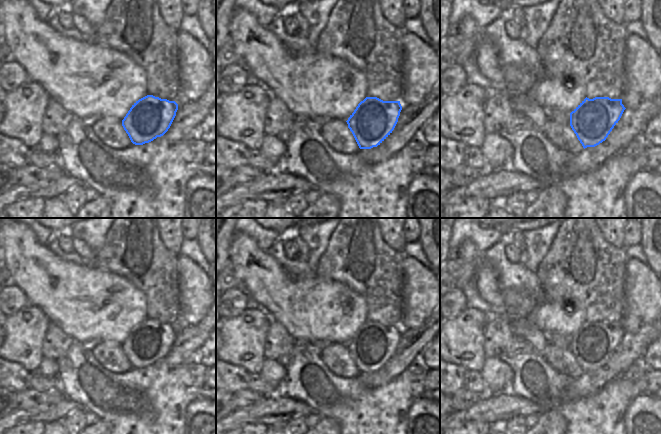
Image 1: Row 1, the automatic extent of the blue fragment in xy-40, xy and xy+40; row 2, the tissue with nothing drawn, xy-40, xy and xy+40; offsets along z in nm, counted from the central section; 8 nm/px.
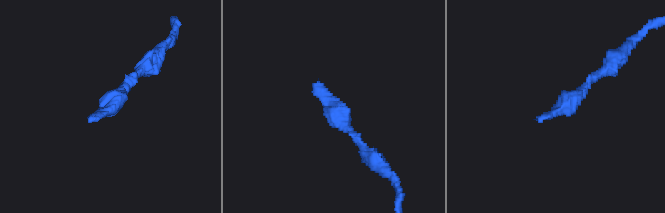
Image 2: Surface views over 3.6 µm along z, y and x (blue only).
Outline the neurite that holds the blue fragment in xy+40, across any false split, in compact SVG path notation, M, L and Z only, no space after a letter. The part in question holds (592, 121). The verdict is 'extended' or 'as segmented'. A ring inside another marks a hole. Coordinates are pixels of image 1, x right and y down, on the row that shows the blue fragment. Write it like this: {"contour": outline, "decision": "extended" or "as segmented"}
{"contour": "M586 97L570 113L569 125L548 119L543 133L559 149L576 155L605 141L625 109L622 99Z", "decision": "extended"}

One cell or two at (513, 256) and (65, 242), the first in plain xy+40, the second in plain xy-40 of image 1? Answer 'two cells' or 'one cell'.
one cell

